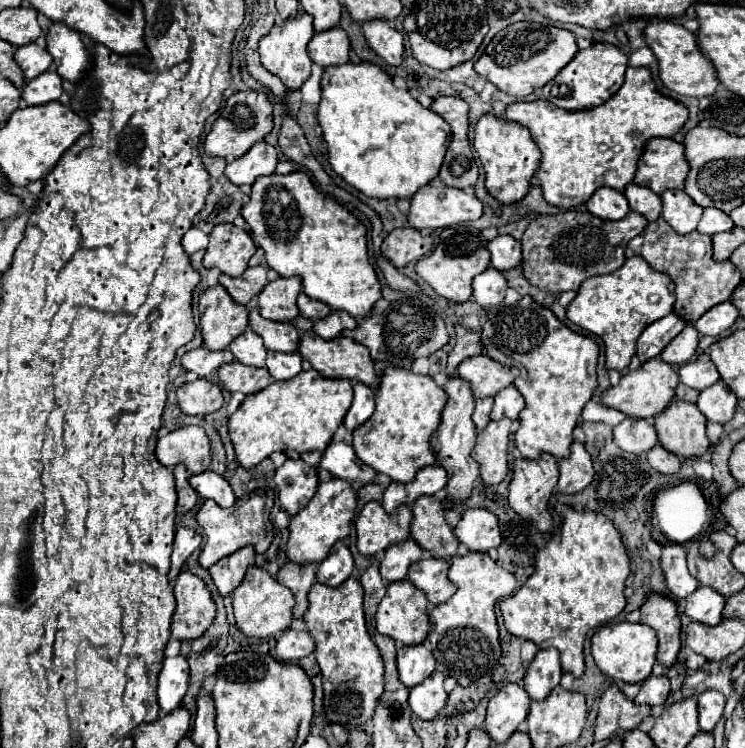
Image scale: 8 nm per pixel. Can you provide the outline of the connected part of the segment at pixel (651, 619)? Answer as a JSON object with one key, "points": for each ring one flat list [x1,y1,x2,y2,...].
{"points":[[650,594,640,608,642,622,658,634,658,662,664,668,670,668,678,660,680,652,680,618,676,608,678,606,674,600,660,594]]}

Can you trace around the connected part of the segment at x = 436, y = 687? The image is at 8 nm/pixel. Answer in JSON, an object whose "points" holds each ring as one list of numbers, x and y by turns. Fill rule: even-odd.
{"points":[[432,672,426,682,416,684,410,688,408,704,414,714,418,714,422,720,432,720,440,714,440,710,446,706,448,694,444,692,444,674,442,672]]}

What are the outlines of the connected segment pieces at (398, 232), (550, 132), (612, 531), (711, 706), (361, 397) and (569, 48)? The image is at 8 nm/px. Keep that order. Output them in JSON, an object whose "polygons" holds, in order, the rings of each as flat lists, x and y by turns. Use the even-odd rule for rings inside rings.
{"polygons":[[[396,228,382,242,380,252,386,260,390,260,396,268,404,268,412,260,420,260,422,256,432,252,432,238,424,236,414,228]],[[628,68,626,80,622,88,604,104,596,108,586,110,562,110,546,100,534,100,534,102,514,102,506,106,504,114,500,116,506,122,518,122,520,126,526,126,538,144,542,152,542,162,536,178,540,180,540,188,544,192,544,198,548,204,558,206,562,210,570,210,578,204,586,204,594,190,600,186,610,186,616,190,624,190,626,184,634,180,636,164,642,154,642,148,646,140,654,136,674,136,684,122,688,120,688,108,672,98,662,96,660,92,652,90,650,70,648,68]],[[568,506,564,508,560,544,540,548,536,552,532,576,516,594,500,602,508,632,518,638,532,640,538,648,546,648,538,650,524,676,524,688,532,700,544,700,550,690,558,686,562,670,580,678,584,674,584,636,590,630,608,624,626,606,624,580,630,570,628,554,618,530,602,514,580,514]],[[706,690,698,694,698,716,700,716,700,730,712,732,718,720,722,718,726,698,718,690]],[[356,382,354,384,354,400,350,410,344,416,344,426,348,430,358,428,362,422,366,422,374,412,374,392,370,390,370,386]],[[514,22,490,40,484,54,474,64,474,70,492,82,498,90,522,98,548,84,576,56,576,52,576,38,564,28,538,22]]]}

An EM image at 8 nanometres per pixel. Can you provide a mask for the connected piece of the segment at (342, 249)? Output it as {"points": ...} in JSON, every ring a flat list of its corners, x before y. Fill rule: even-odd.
{"points":[[306,172,262,176,252,184,250,202,240,208,252,238,280,276,300,276,304,292,350,316,364,316,382,298,380,282,368,264,366,226,332,196,316,190]]}

